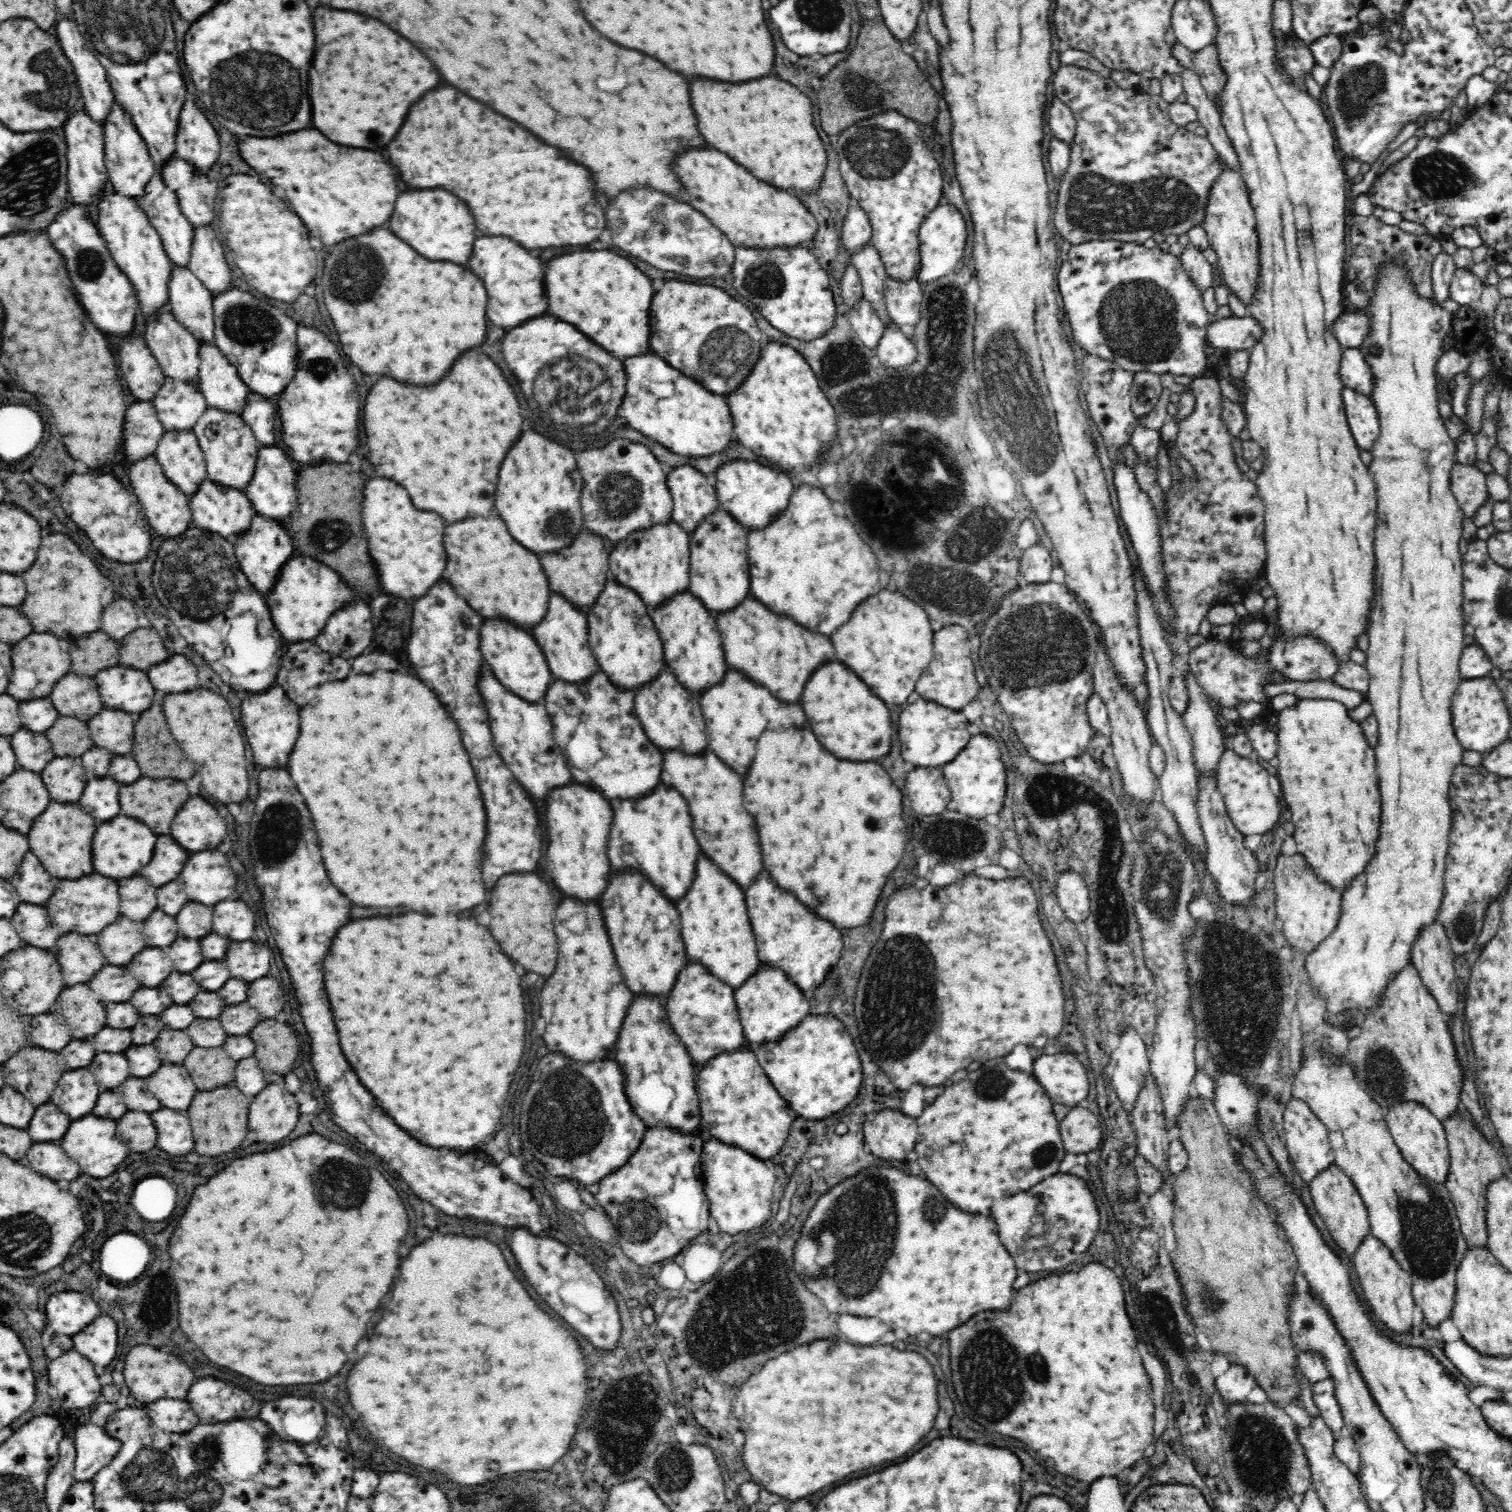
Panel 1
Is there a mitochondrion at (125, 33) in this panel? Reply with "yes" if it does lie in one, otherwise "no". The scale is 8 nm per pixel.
yes

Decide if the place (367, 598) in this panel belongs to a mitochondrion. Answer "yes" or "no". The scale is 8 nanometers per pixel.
no

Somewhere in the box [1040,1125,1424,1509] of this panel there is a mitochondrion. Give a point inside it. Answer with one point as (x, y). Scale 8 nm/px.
(1265, 1468)

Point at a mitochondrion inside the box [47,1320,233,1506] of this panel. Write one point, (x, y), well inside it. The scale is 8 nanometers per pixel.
(150, 1473)

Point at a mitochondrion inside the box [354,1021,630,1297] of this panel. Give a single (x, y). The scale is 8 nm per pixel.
(567, 1119)

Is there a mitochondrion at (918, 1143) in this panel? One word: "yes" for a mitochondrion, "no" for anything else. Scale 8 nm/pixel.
no

